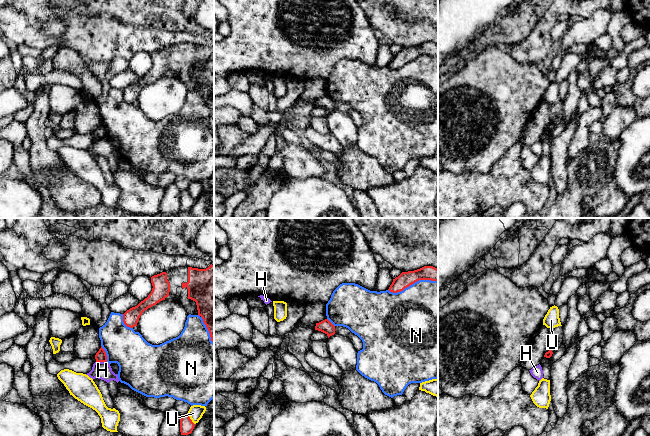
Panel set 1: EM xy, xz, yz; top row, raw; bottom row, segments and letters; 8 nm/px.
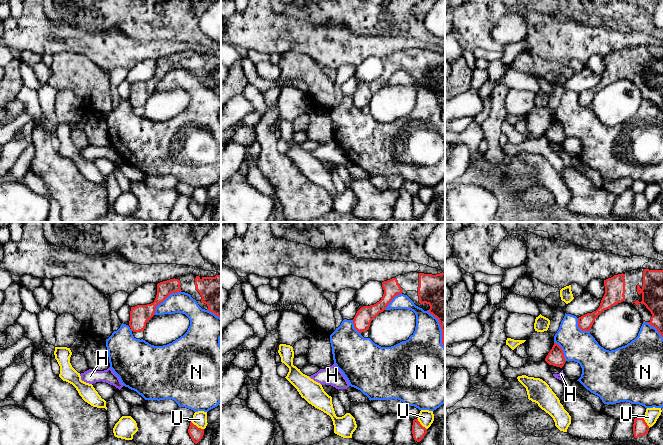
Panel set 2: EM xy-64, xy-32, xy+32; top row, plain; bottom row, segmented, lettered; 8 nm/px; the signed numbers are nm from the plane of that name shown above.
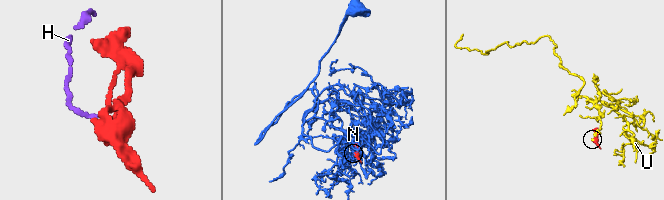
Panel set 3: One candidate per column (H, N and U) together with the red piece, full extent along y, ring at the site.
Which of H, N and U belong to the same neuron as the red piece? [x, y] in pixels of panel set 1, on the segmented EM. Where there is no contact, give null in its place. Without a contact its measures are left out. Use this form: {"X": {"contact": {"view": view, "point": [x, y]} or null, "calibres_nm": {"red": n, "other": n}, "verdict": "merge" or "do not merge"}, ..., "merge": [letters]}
{"H": {"contact": {"view": "xy", "point": [101, 361]}, "calibres_nm": {"red": 90, "other": 140}, "verdict": "do not merge"}, "N": {"contact": {"view": "xz", "point": [412, 283]}, "calibres_nm": {"red": 120, "other": 480}, "verdict": "do not merge"}, "U": {"contact": {"view": "xy", "point": [190, 419]}, "calibres_nm": {"red": 110, "other": 120}, "verdict": "do not merge"}, "merge": []}

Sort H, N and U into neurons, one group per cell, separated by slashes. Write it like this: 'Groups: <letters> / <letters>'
Groups: H / N / U

